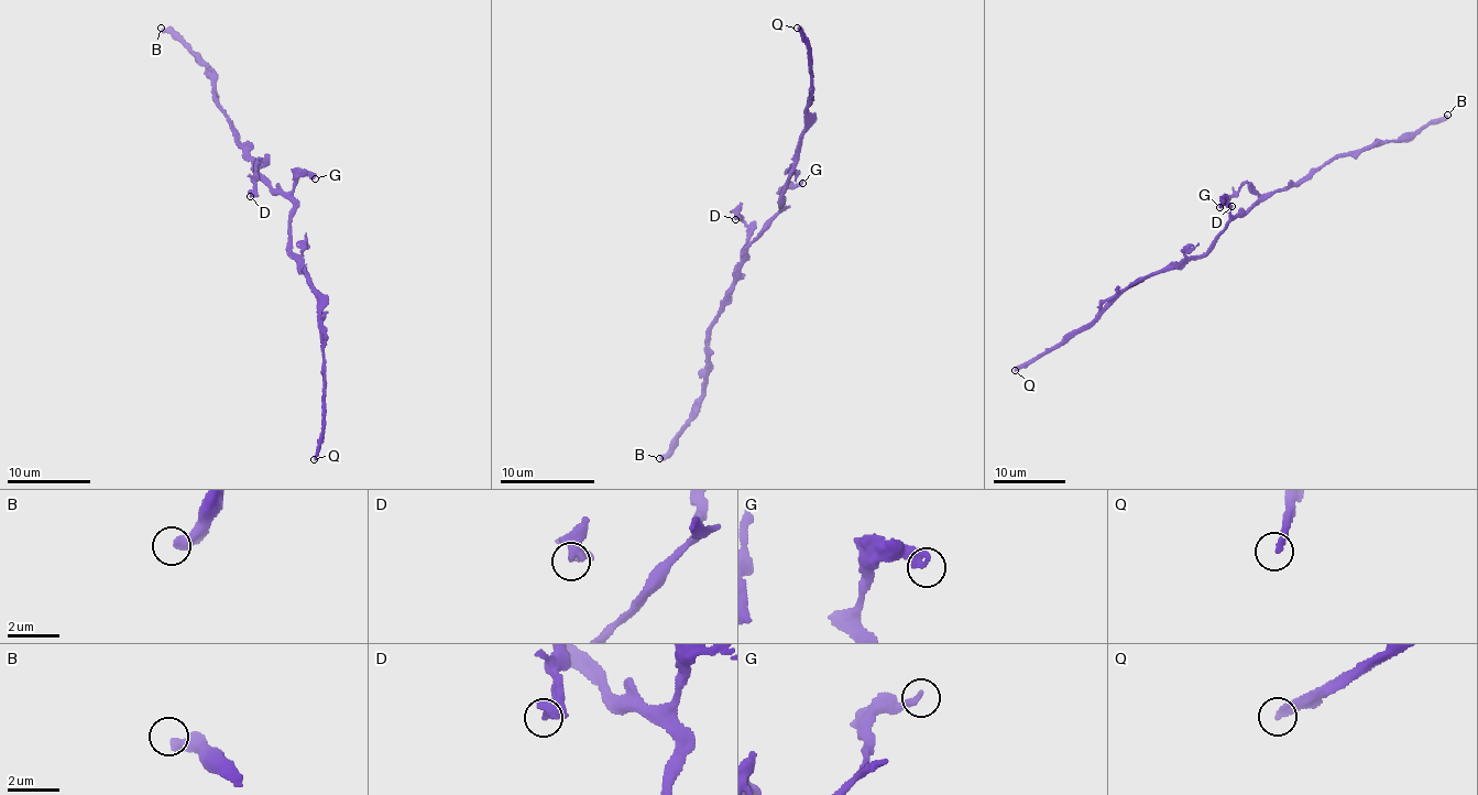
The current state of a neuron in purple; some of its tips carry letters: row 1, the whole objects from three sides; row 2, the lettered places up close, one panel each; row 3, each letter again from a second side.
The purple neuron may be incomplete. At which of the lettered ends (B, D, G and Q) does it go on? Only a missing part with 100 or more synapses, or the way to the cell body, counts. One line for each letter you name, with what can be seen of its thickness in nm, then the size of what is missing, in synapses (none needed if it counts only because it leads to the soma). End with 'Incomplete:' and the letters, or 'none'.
Q: Thickness 240 nm. Roughly 160 synapses
Incomplete: Q

